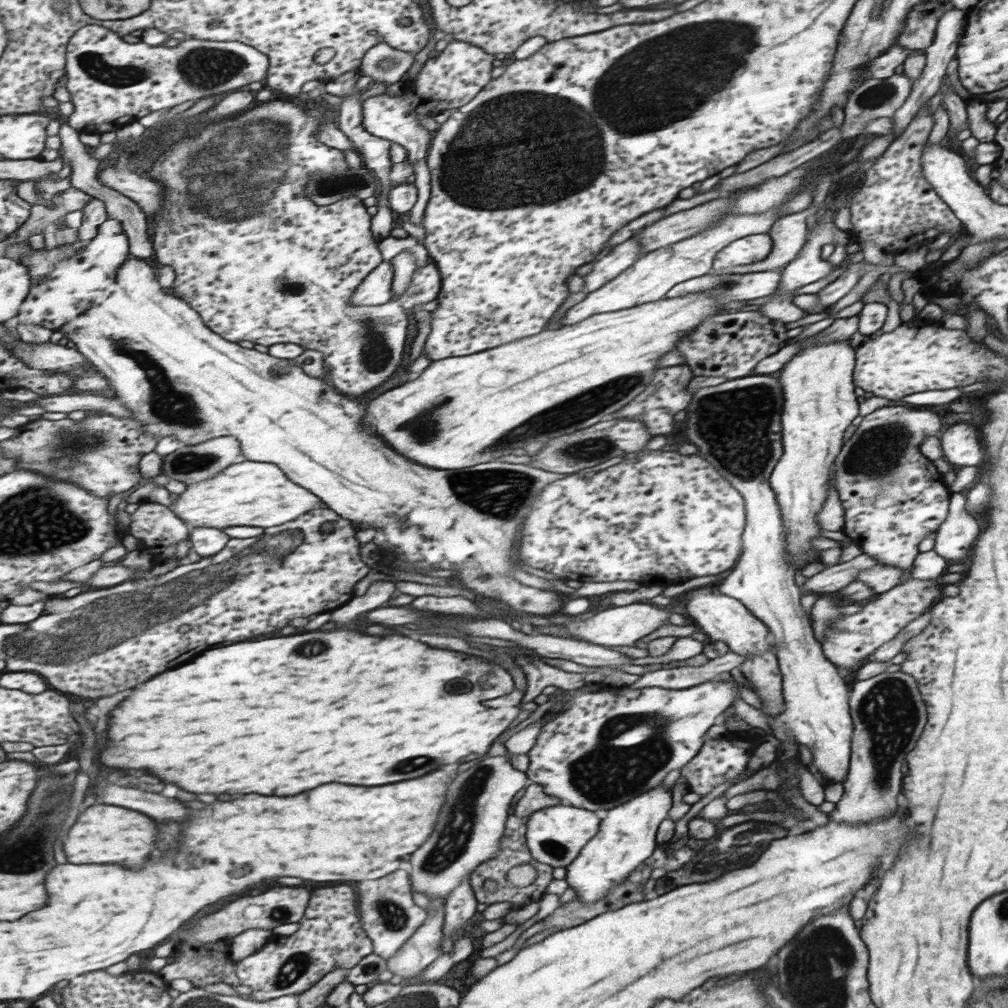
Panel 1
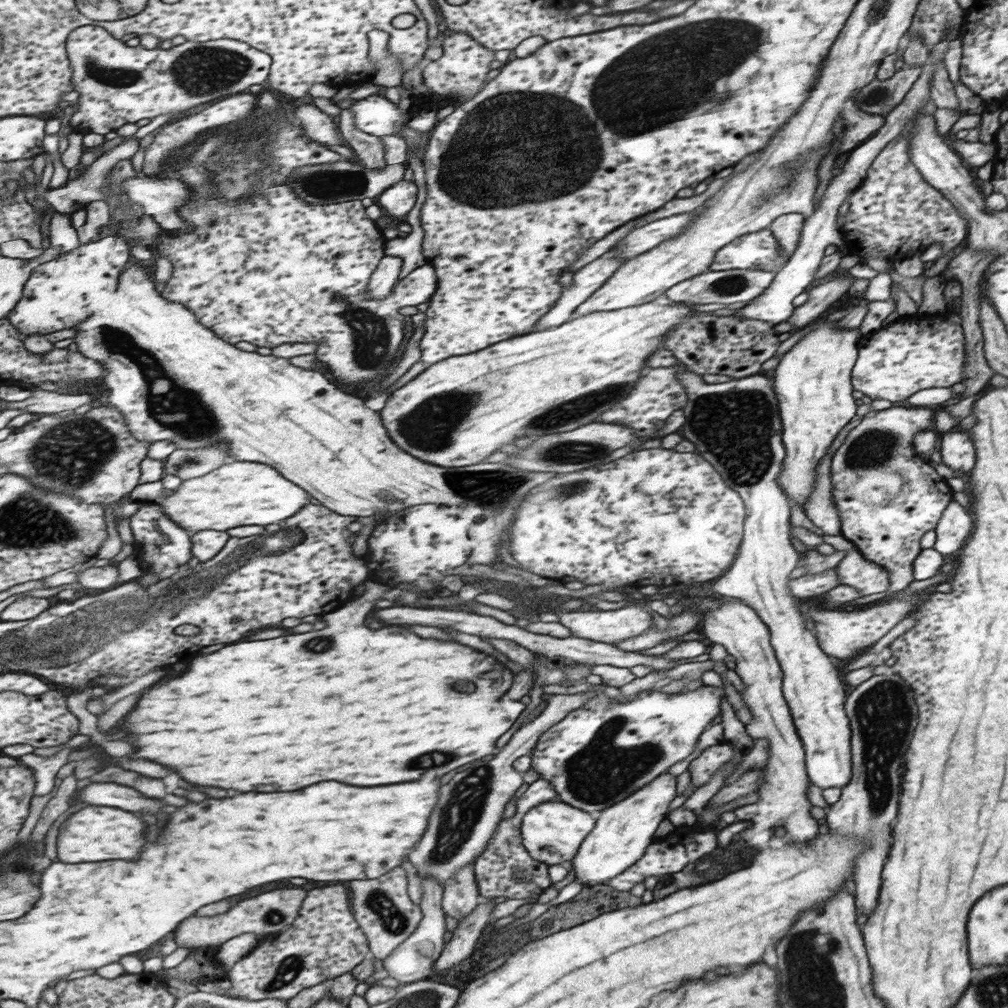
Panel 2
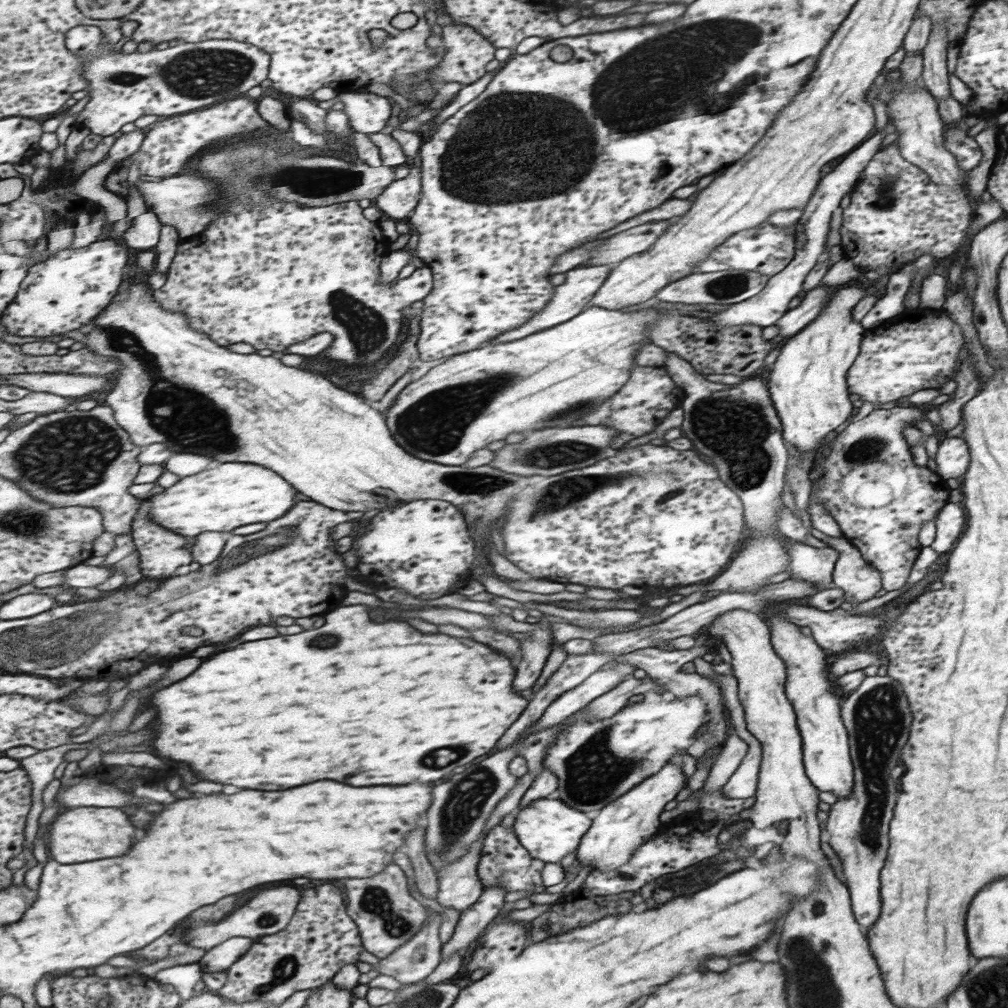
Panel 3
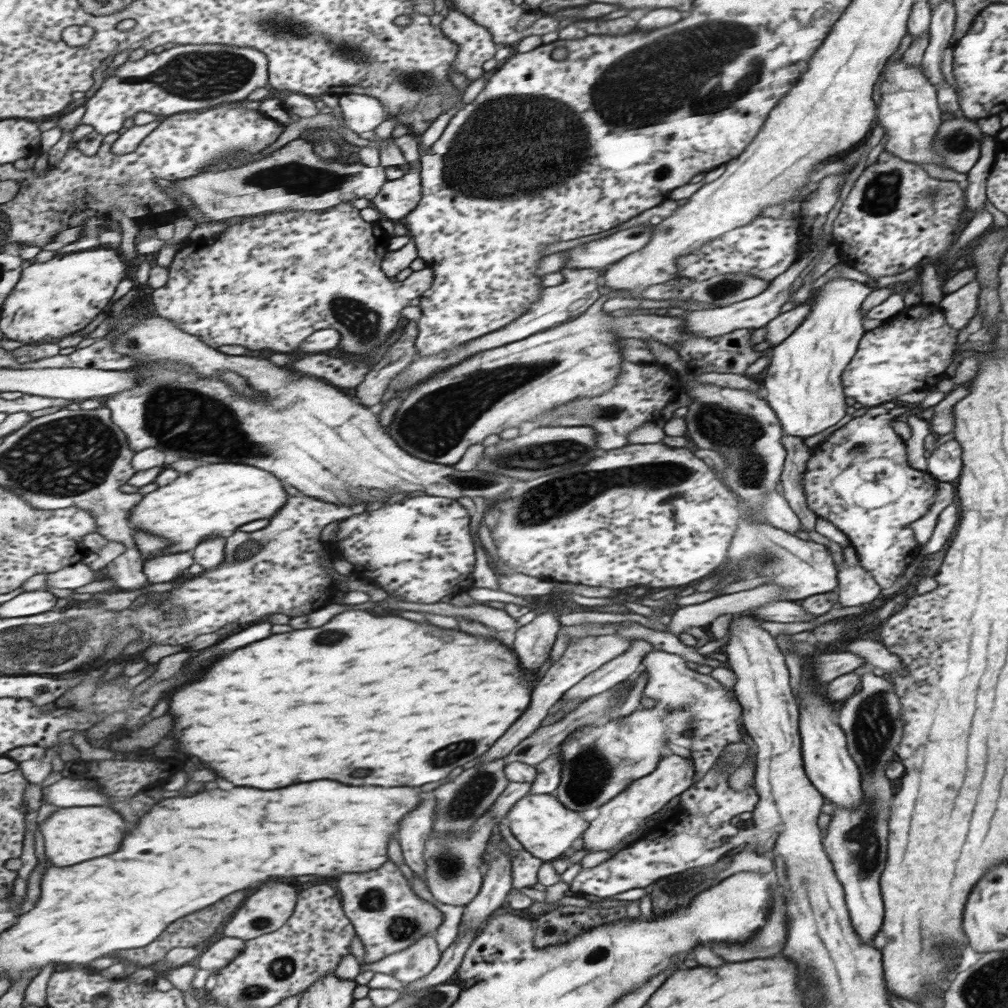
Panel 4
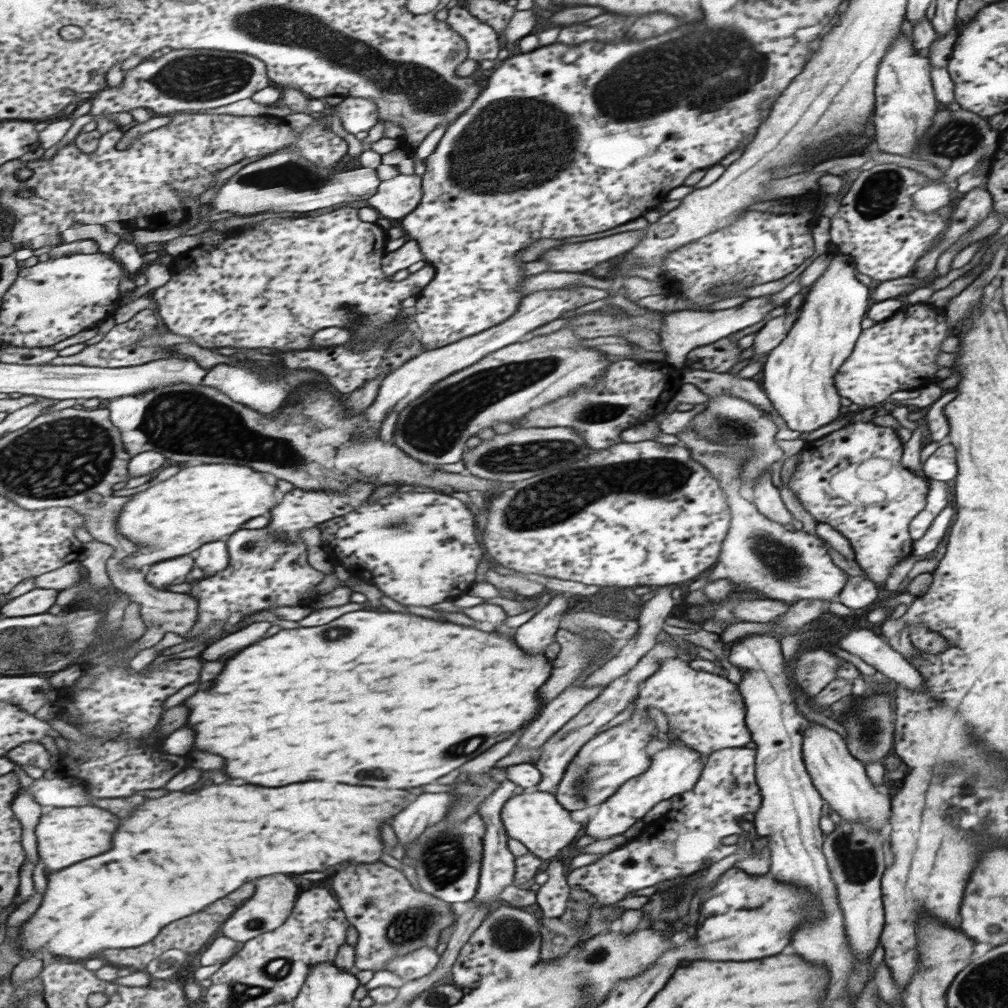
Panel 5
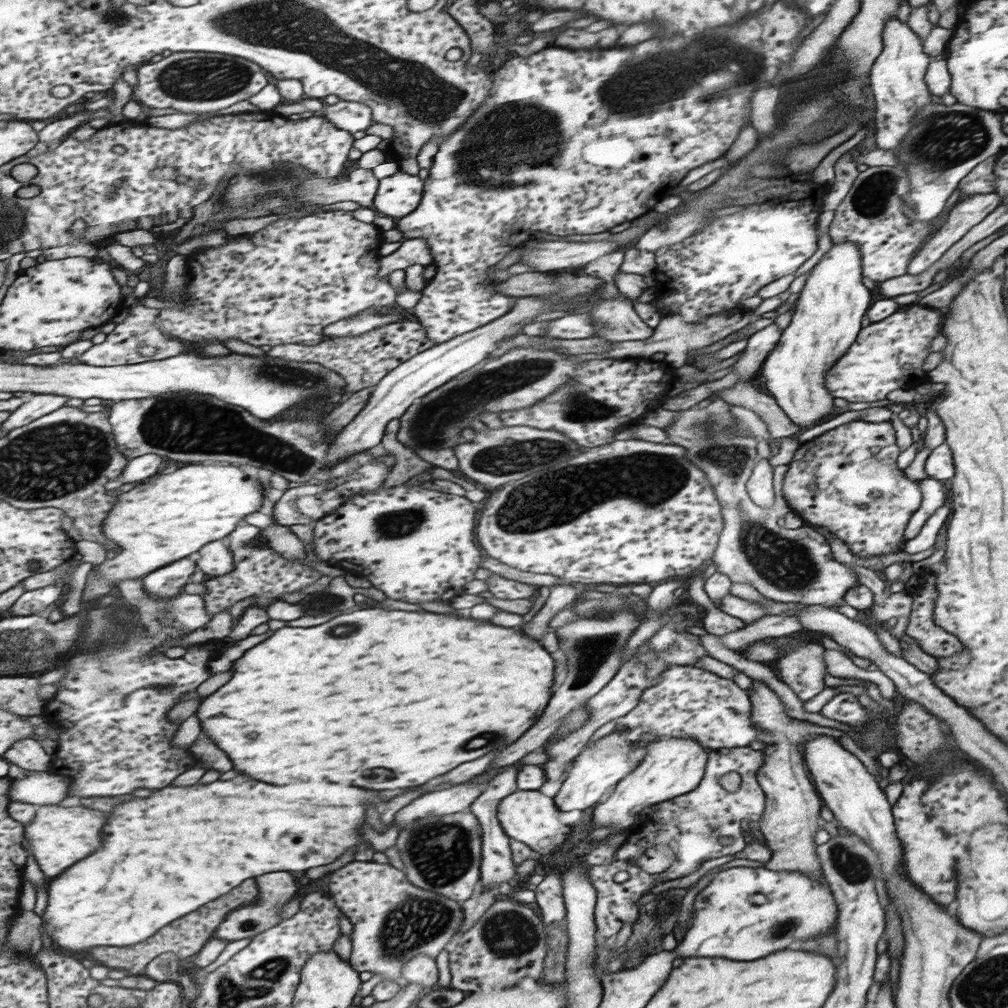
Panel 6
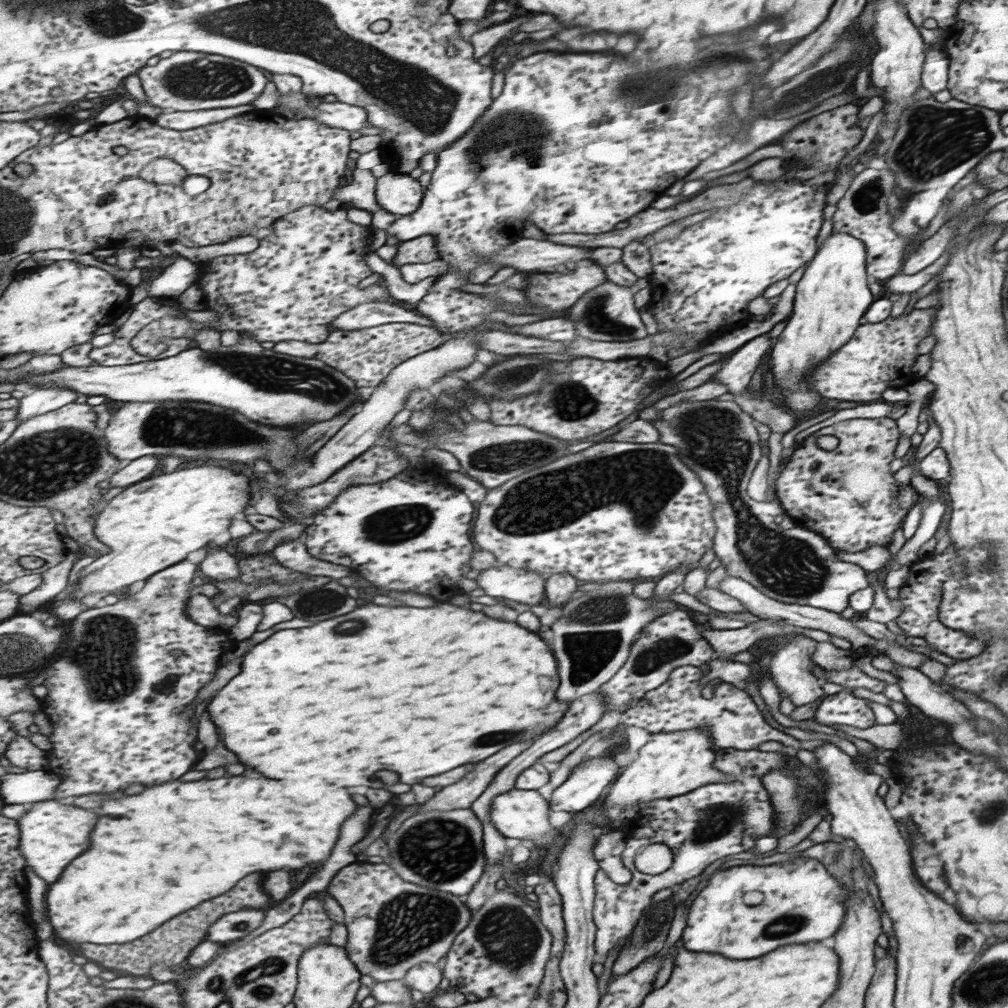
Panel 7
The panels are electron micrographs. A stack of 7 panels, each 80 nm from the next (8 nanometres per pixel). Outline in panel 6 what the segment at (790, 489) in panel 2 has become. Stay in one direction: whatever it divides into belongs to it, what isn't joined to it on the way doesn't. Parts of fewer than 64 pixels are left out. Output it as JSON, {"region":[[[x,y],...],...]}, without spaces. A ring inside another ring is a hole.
{"region":[[[834,242],[831,248],[817,261],[803,283],[803,288],[791,300],[794,302],[793,315],[790,323],[782,330],[777,344],[769,351],[761,363],[761,378],[765,380],[765,388],[770,397],[775,400],[789,421],[799,428],[816,426],[833,410],[833,398],[825,390],[825,378],[828,368],[831,368],[851,346],[857,332],[861,328],[861,320],[871,304],[869,290],[861,284],[862,268],[859,266],[859,251],[852,242]]]}

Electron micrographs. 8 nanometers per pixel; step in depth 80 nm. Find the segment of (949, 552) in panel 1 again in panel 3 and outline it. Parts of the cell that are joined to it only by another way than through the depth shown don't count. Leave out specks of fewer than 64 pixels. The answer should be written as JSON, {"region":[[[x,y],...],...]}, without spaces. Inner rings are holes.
{"region":[[[955,503],[946,504],[941,507],[934,523],[934,539],[930,547],[938,554],[949,553],[965,525],[963,508]]]}

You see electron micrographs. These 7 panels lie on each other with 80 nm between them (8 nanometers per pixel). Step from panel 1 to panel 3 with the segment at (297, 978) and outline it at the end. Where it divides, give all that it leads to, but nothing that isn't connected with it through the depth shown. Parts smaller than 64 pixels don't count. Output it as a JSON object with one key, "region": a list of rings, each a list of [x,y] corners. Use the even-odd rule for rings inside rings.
{"region":[[[333,884],[305,890],[301,904],[288,927],[279,934],[265,936],[259,942],[255,942],[253,948],[229,970],[227,984],[218,990],[218,995],[237,1004],[265,1002],[279,1007],[296,992],[317,989],[328,984],[346,964],[358,964],[361,960],[359,956],[364,949],[364,941],[356,922],[349,916],[345,901],[343,890]]]}

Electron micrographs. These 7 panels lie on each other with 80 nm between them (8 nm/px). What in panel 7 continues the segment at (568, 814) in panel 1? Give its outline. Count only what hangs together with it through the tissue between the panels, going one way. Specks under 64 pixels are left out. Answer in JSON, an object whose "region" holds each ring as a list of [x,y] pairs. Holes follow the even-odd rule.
{"region":[[[515,788],[499,794],[492,800],[490,806],[490,821],[493,826],[507,838],[519,838],[531,847],[545,847],[559,834],[556,828],[549,825],[547,812],[550,806],[545,798],[536,790],[517,790]]]}

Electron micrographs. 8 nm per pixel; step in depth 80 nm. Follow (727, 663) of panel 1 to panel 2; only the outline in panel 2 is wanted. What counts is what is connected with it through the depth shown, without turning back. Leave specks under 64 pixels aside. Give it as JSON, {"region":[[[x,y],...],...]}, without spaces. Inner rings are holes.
{"region":[[[692,662],[677,664],[673,668],[664,671],[650,671],[641,677],[635,677],[629,683],[621,686],[620,692],[623,696],[633,696],[641,691],[656,690],[664,693],[677,693],[688,682],[699,680],[706,670],[713,670],[713,662]]]}

